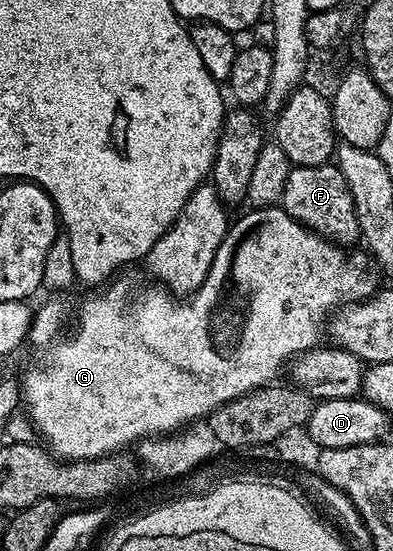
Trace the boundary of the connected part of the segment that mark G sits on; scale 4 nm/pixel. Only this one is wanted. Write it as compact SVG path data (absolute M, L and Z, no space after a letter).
M280 207L254 209L249 212L235 225L233 222L229 226L225 239L216 251L216 259L208 271L208 279L204 279L202 286L189 297L175 300L161 287L133 289L128 282L115 280L98 291L103 293L88 298L79 307L78 326L67 341L54 341L39 351L38 358L27 367L26 374L21 374L21 404L30 408L29 421L40 434L45 448L55 457L63 461L94 461L98 457L106 456L107 447L122 445L125 439L132 439L137 443L142 438L157 439L163 435L174 435L183 427L189 427L209 418L210 414L224 403L251 393L254 389L275 384L279 380L278 372L282 368L283 372L294 358L319 344L318 336L321 333L323 336L328 315L333 314L341 306L352 305L356 301L364 301L367 297L374 296L376 284L374 285L374 277L370 274L372 261L365 252L354 253L358 251L347 251L332 241L325 241L320 234L305 229L300 222L292 220Z

